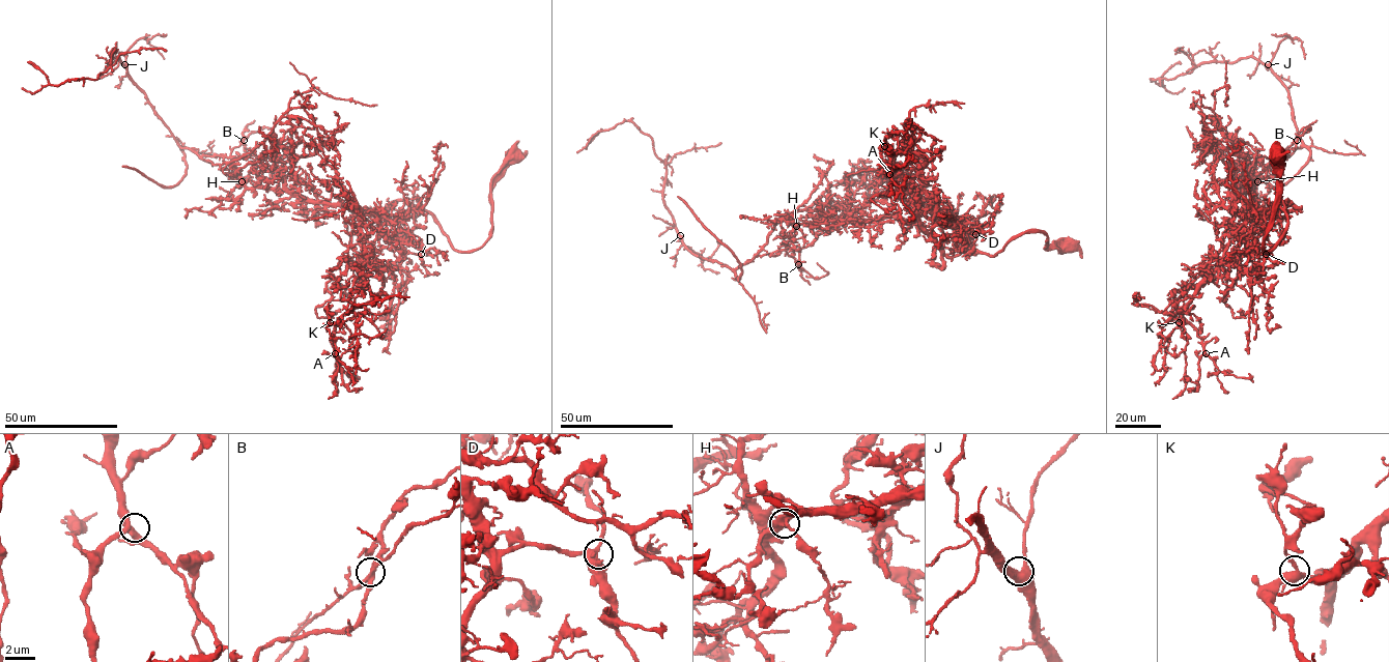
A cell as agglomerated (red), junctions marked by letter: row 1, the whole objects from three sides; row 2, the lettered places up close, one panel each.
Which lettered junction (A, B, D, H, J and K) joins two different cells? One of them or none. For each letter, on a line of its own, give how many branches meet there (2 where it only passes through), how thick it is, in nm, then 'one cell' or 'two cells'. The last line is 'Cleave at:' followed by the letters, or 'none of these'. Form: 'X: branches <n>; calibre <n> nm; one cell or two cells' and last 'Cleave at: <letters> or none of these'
A: branches 3; calibre 400 nm; one cell
B: branches 3; calibre 400 nm; two cells
D: branches 3; calibre 400 nm; one cell
H: branches 3; calibre 400 nm; one cell
J: branches 3; calibre 440 nm; one cell
K: branches 3; calibre 360 nm; one cell
Cleave at: B

